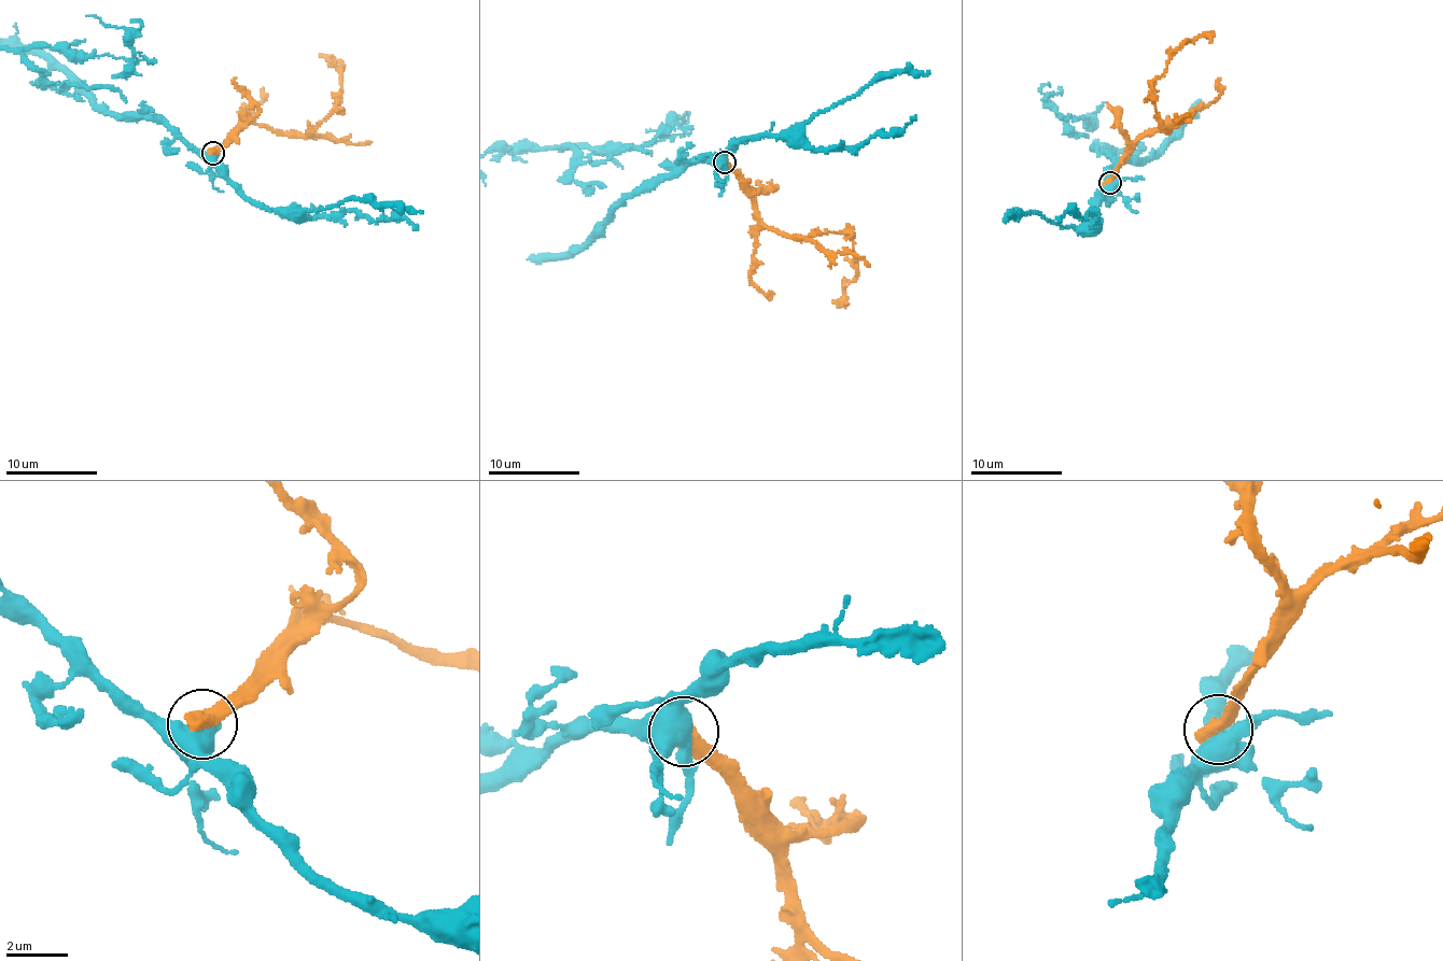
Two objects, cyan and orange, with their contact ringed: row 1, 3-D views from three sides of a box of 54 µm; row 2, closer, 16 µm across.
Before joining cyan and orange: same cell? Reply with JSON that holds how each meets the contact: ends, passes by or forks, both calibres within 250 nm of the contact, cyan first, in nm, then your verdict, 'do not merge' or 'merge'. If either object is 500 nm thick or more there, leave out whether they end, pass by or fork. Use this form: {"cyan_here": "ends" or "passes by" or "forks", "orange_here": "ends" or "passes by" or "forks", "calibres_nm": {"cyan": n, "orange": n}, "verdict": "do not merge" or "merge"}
{"calibres_nm": {"cyan": 550, "orange": 550}, "verdict": "do not merge"}

